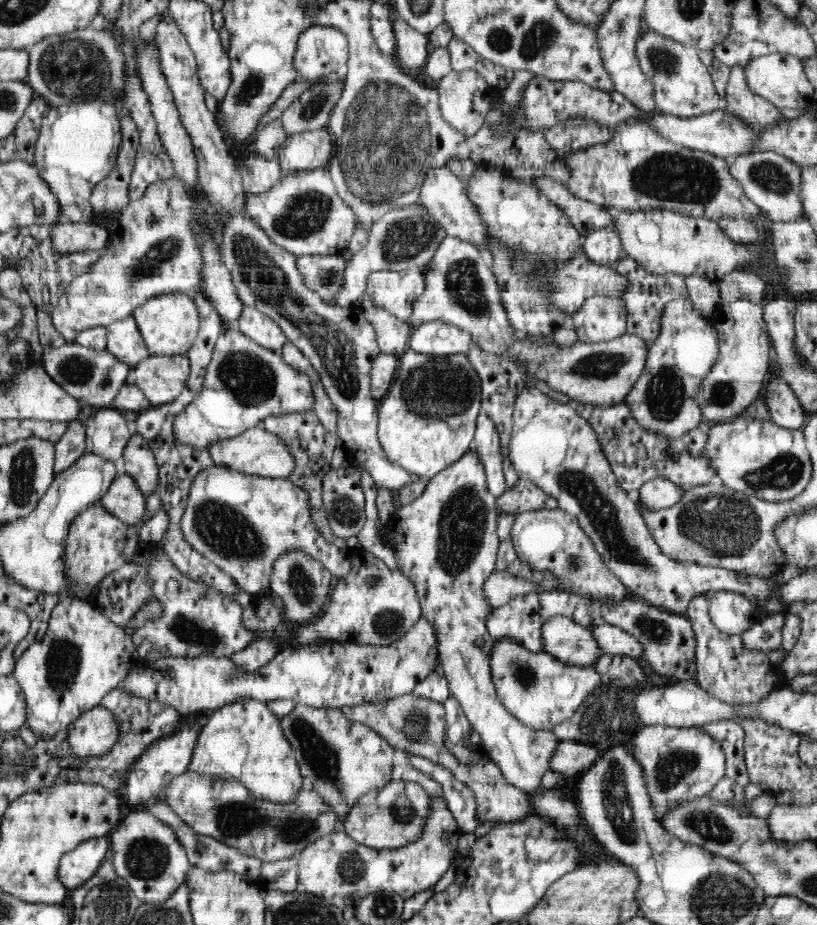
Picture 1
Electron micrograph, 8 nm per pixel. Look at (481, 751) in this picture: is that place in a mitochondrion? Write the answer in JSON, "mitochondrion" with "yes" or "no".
{"mitochondrion":"no"}

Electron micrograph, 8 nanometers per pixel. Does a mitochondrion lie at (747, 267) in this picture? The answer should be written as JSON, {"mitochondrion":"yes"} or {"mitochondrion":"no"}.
{"mitochondrion":"no"}

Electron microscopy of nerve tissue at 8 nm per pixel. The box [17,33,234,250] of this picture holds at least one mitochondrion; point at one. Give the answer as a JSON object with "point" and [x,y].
{"point":[74,68]}

